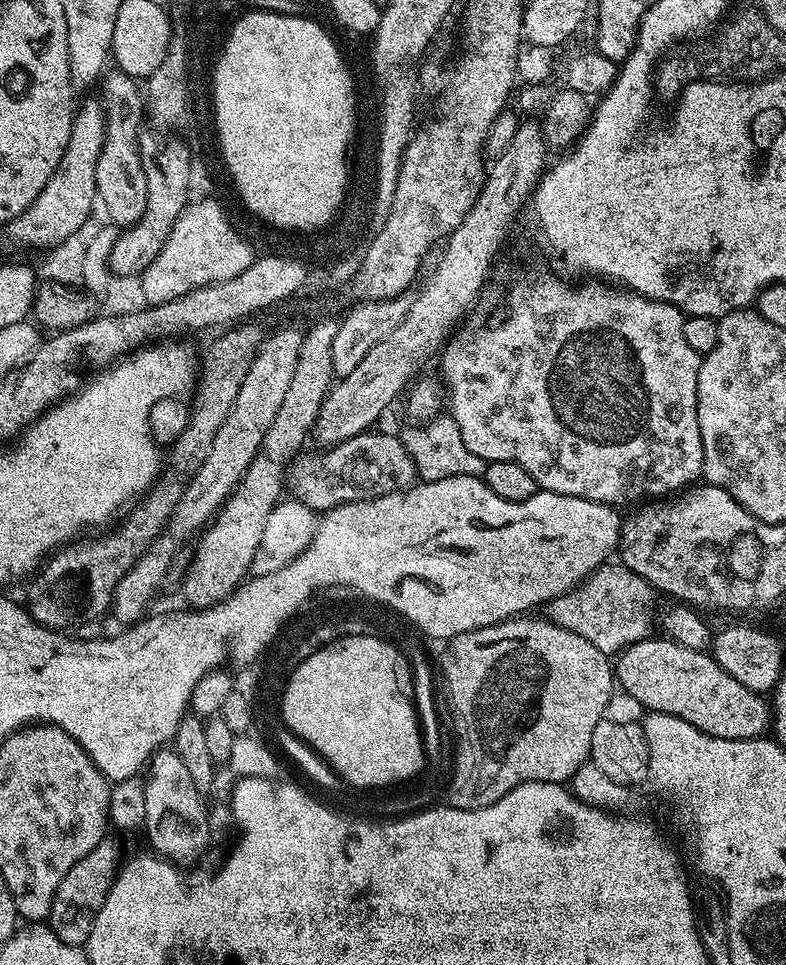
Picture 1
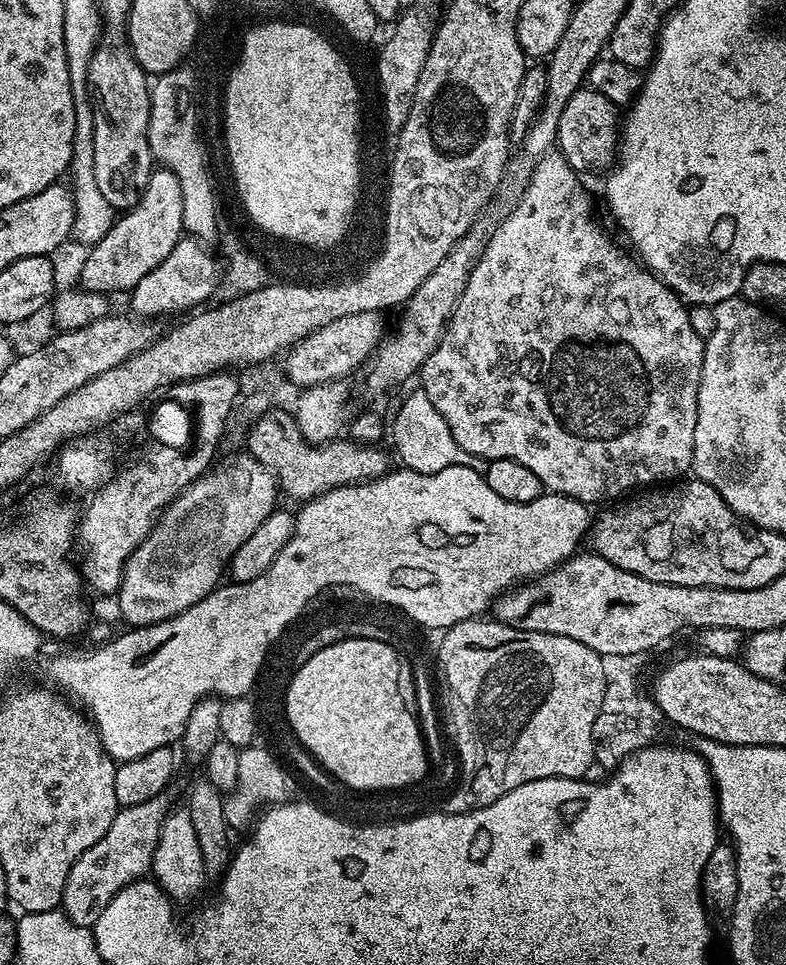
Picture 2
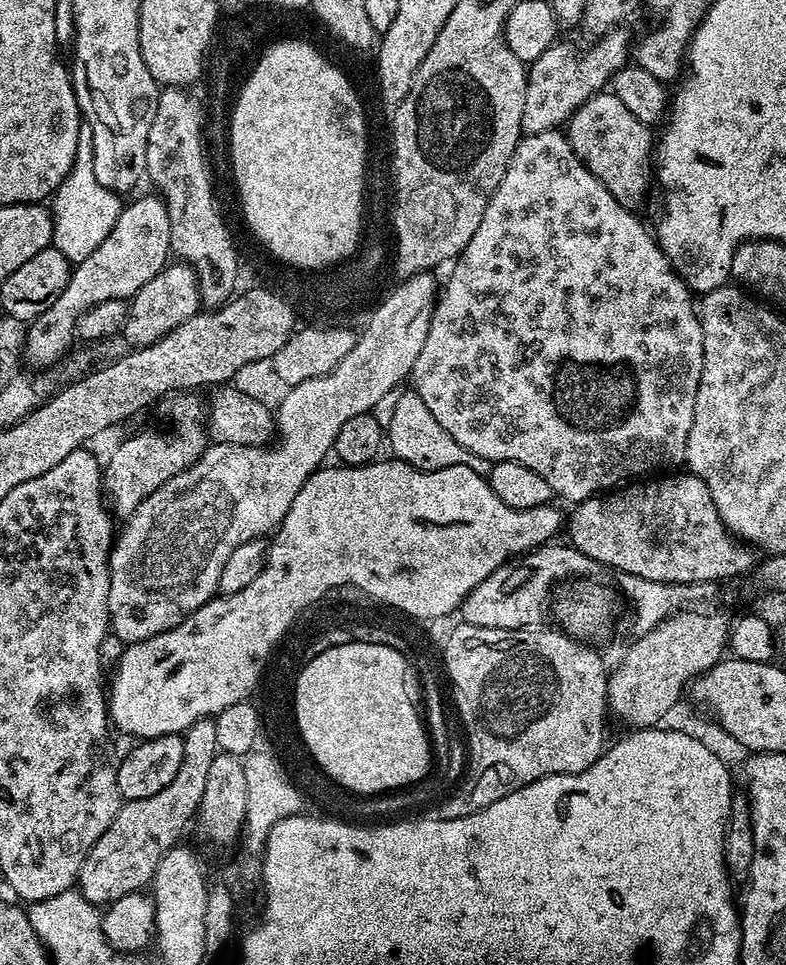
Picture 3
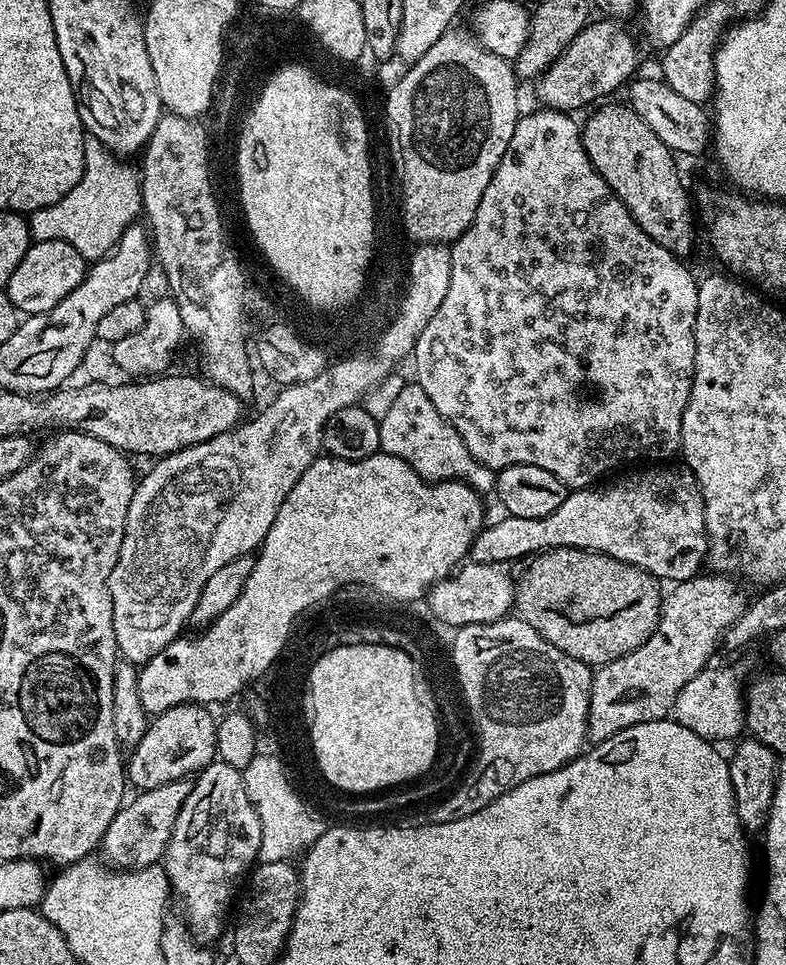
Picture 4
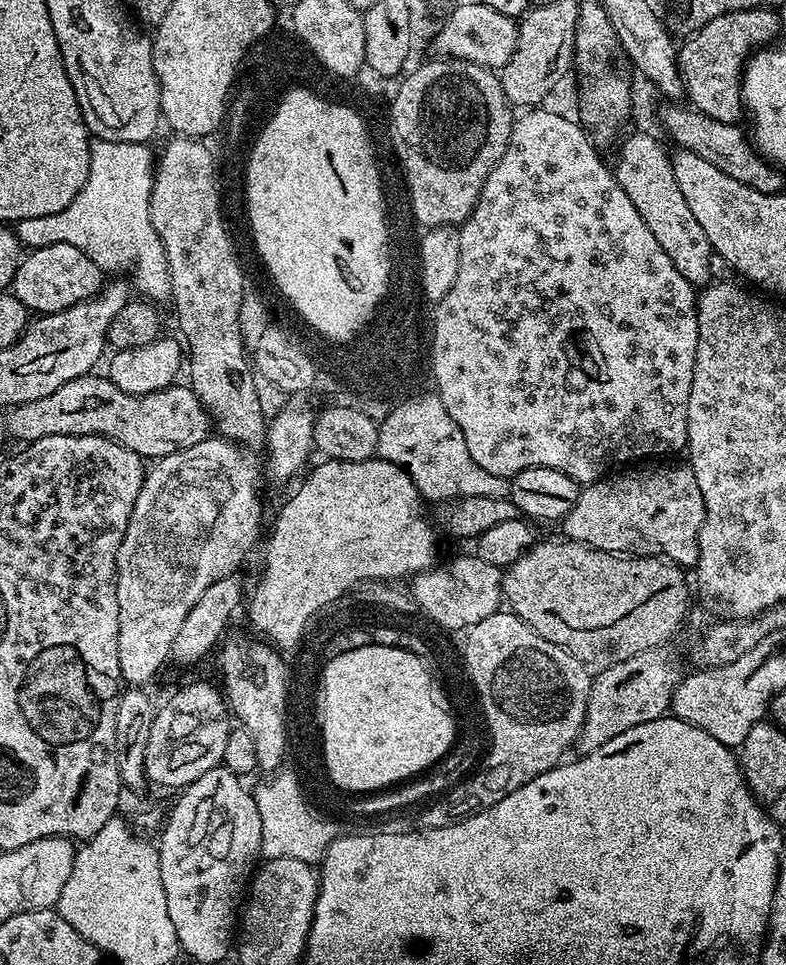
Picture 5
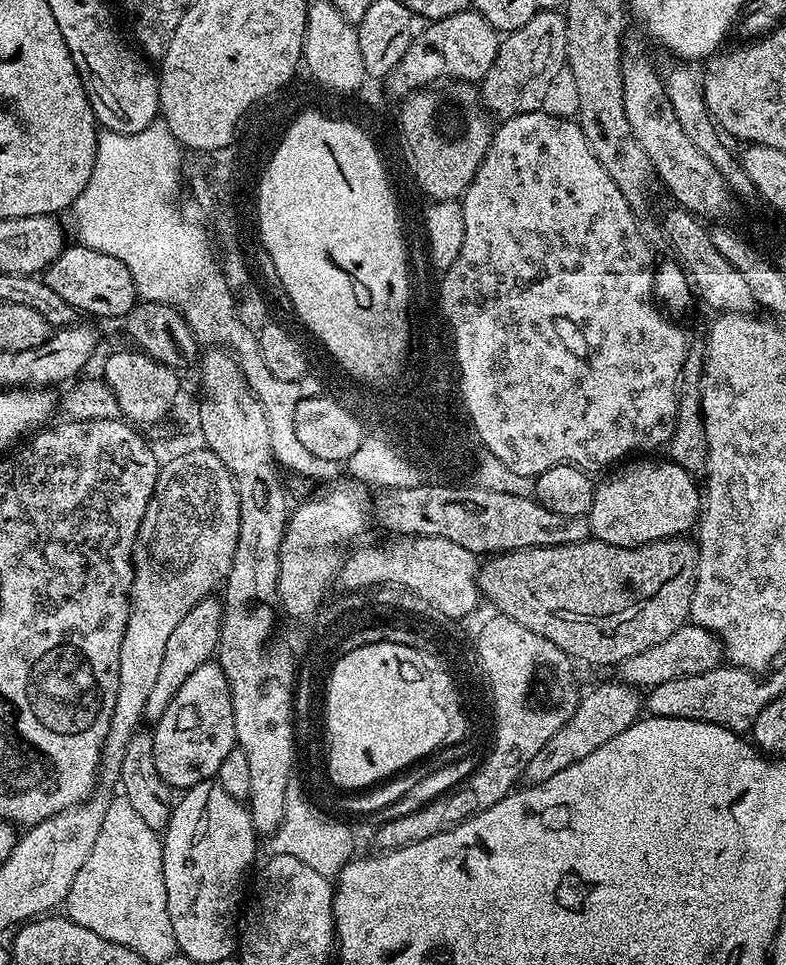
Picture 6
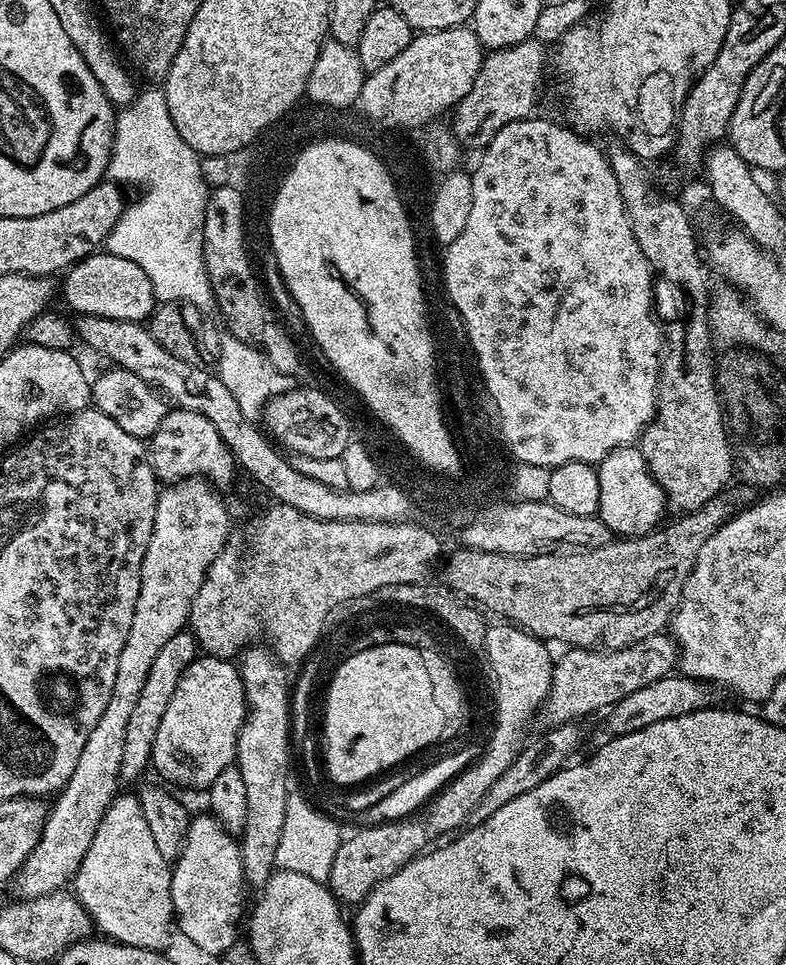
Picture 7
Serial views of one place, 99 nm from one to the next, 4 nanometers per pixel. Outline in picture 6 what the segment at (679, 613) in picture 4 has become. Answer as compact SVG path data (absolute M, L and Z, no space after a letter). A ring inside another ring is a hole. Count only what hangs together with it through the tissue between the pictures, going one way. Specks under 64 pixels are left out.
M623 682L616 684L600 684L597 688L585 691L580 697L580 705L576 708L574 718L530 758L526 766L522 780L525 785L541 784L546 778L554 778L558 770L566 770L566 766L574 766L574 762L582 762L586 754L594 754L598 746L606 746L610 738L618 738L622 730L626 730L631 724L636 723L642 716L642 696L633 685Z

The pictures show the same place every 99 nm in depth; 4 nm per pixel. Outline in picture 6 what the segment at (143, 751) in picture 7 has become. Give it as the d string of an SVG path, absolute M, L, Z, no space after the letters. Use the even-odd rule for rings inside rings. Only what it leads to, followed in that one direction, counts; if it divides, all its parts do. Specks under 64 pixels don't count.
M215 595L208 596L194 610L188 611L178 622L177 628L170 634L166 642L166 651L162 654L162 663L158 666L158 675L154 686L150 690L150 698L146 698L144 720L155 722L166 714L166 706L174 702L174 694L182 690L186 678L198 670L198 666L209 663L216 655L216 648L220 645L220 627L224 617L224 605Z

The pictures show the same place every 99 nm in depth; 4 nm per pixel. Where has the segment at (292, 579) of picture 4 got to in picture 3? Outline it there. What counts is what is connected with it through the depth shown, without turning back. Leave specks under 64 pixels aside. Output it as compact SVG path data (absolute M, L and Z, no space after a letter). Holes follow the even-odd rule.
M380 458L371 464L359 466L337 466L338 468L324 466L313 472L302 486L302 490L298 490L294 502L290 502L290 510L286 514L286 518L271 537L268 557L264 560L264 568L254 578L254 582L250 582L250 586L238 590L238 594L217 595L215 598L207 600L198 610L191 612L178 626L174 626L157 636L139 640L136 644L127 645L122 658L116 663L116 667L111 673L111 676L113 675L112 684L110 680L110 691L106 696L111 723L115 727L117 724L126 735L136 736L137 741L153 740L159 736L182 734L194 722L205 718L214 718L222 710L226 710L226 706L234 706L238 702L242 702L256 690L261 673L260 660L264 660L270 645L276 641L280 633L284 632L284 623L292 614L294 606L307 603L307 600L311 596L317 596L318 590L323 590L326 584L340 584L340 580L356 580L356 584L364 584L366 594L372 595L388 604L391 609L396 609L418 621L425 622L439 616L452 616L459 609L461 602L472 593L474 586L478 586L486 578L490 578L490 574L494 574L494 570L498 570L498 566L531 552L533 548L549 543L555 537L552 535L559 528L561 531L562 516L560 520L559 510L552 508L551 503L530 510L514 510L510 506L506 506L506 502L502 502L502 498L498 498L498 494L494 494L487 479L478 475L474 470L470 470L470 466L446 466L442 470L423 472L410 466L404 460L384 459Z

